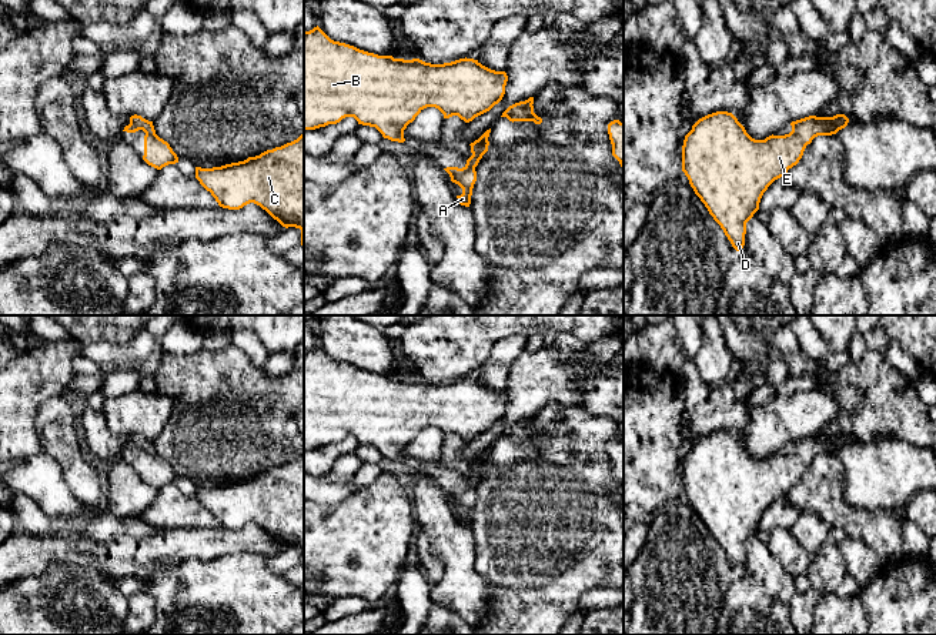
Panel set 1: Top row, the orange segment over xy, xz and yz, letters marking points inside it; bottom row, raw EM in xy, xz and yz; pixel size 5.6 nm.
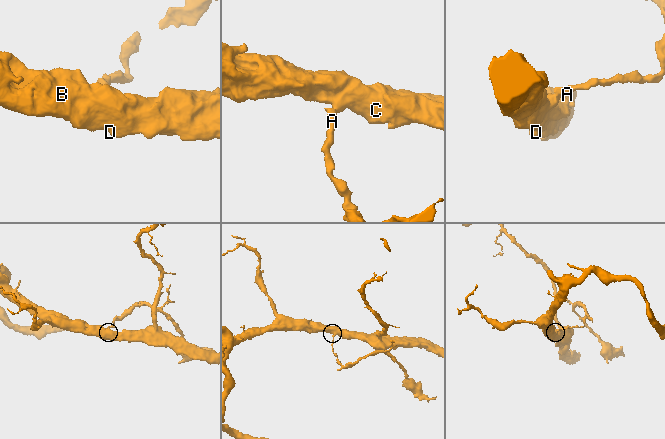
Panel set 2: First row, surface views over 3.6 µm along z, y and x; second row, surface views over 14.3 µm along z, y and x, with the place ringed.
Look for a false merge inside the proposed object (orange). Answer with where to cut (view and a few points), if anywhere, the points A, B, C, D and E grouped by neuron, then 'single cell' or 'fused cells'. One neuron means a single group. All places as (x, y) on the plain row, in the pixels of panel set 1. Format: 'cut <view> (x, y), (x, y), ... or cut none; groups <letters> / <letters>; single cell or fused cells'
cut xz (474, 487), (451, 497); groups A / B C D E; fused cells

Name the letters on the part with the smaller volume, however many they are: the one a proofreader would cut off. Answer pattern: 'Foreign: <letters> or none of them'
Foreign: A

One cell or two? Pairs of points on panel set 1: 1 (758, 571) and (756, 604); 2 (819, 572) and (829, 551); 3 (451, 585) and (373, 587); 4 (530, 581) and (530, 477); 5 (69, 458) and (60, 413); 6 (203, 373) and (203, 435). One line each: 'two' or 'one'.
1: one
2: one
3: two
4: one
5: one
6: one

